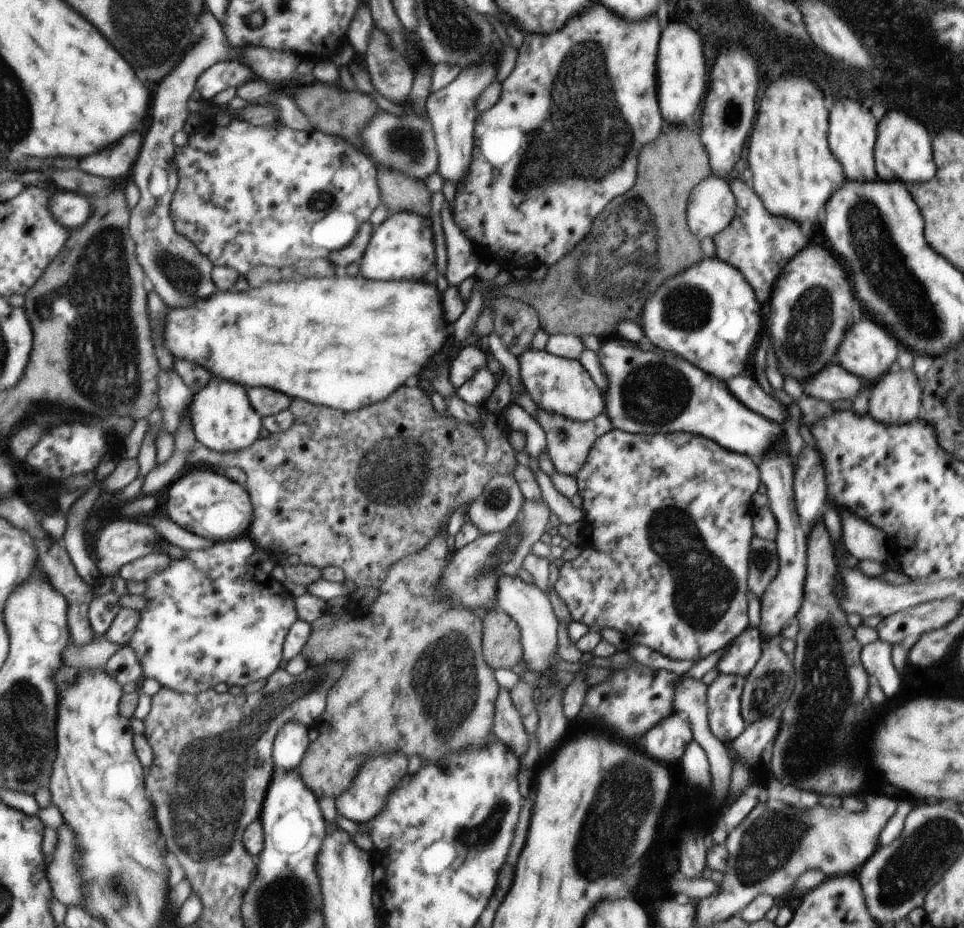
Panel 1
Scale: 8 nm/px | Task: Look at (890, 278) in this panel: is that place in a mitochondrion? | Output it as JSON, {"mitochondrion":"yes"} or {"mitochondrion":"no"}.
{"mitochondrion":"yes"}

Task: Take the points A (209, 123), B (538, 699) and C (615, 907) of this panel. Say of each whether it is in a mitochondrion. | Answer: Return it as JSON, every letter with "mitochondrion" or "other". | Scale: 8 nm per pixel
{"A":"other","B":"other","C":"other"}

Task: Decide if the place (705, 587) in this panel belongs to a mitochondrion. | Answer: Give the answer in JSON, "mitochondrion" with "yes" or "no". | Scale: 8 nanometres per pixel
{"mitochondrion":"yes"}

